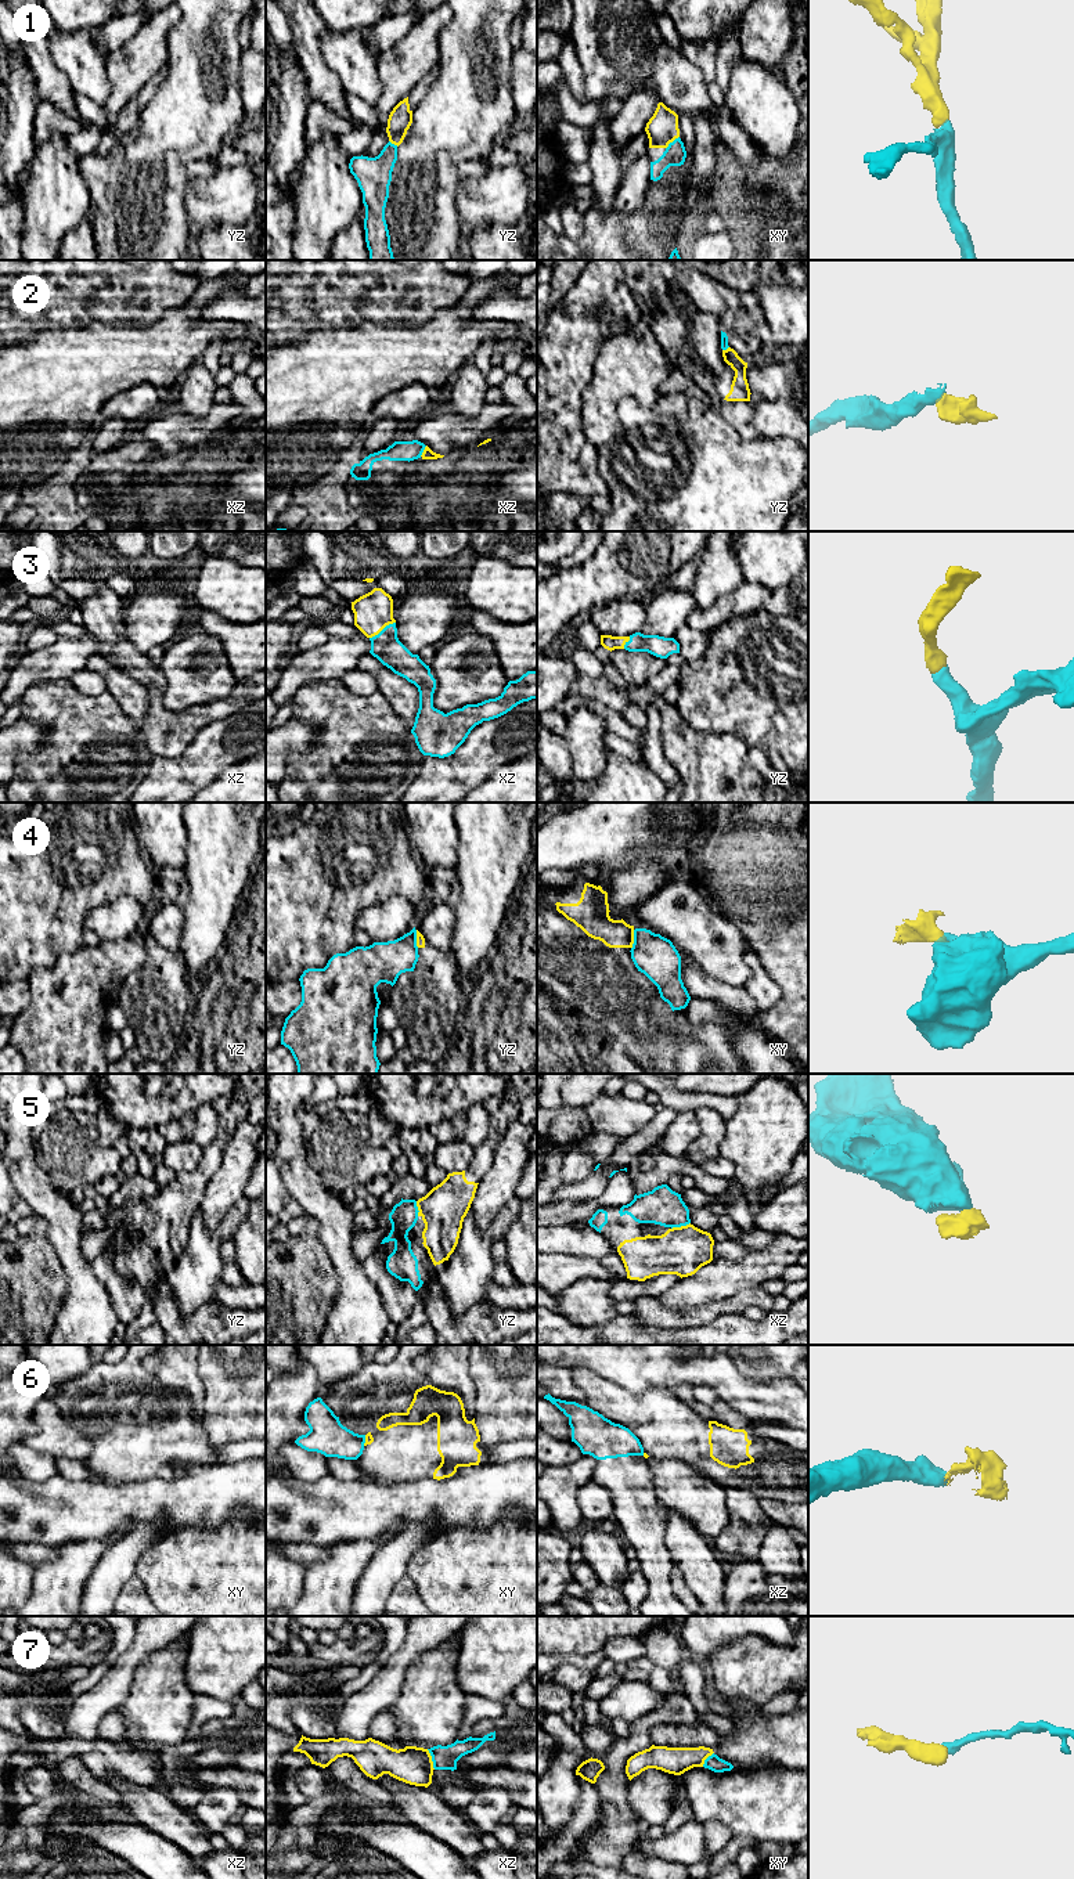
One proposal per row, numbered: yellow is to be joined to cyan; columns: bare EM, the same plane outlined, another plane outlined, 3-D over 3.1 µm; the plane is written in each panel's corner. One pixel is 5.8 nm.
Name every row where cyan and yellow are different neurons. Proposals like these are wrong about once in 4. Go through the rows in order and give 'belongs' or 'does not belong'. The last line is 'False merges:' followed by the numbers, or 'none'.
1: belongs
2: does not belong
3: belongs
4: does not belong
5: belongs
6: does not belong
7: does not belong
False merges: 2, 4, 6, 7

